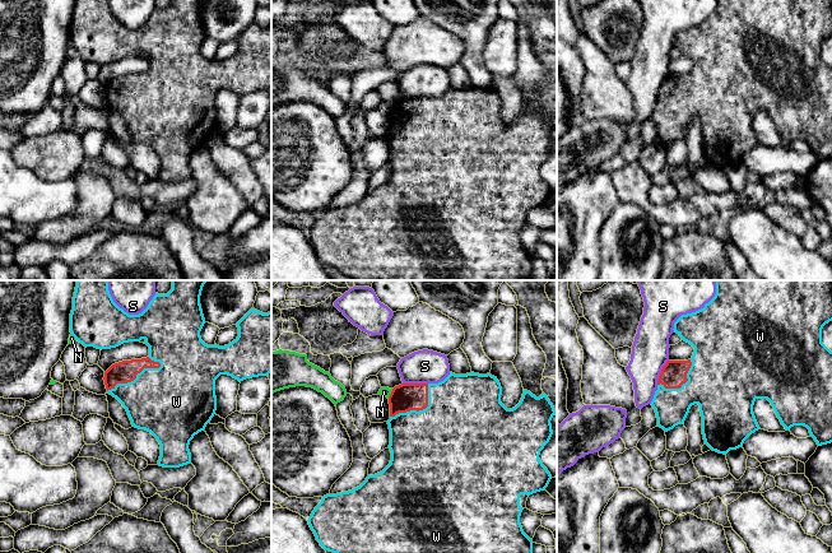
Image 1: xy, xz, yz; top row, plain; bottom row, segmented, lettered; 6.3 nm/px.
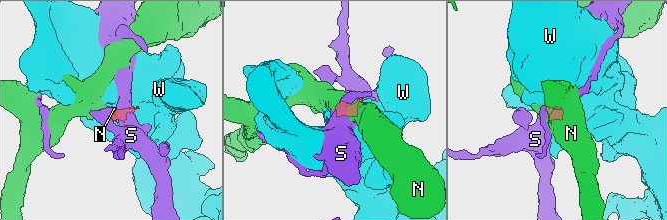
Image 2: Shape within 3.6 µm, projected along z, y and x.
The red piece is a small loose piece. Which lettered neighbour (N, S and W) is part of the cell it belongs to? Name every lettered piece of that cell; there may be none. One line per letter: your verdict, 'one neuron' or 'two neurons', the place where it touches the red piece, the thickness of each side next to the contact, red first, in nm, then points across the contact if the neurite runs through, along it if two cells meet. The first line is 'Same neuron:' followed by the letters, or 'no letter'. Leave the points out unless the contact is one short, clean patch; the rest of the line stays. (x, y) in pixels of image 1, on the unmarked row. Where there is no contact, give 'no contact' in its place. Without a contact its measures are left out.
Same neuron: W
N: two neurons; contact xz (390, 108); calibres 180 and 60 nm; border xz (393, 103), (387, 112)
S: two neurons; contact xz (416, 98); calibres 180 and 220 nm; border xz (403, 97), (427, 98)
W: one neuron; contact xy (135, 92); calibres 140 and 440 nm

